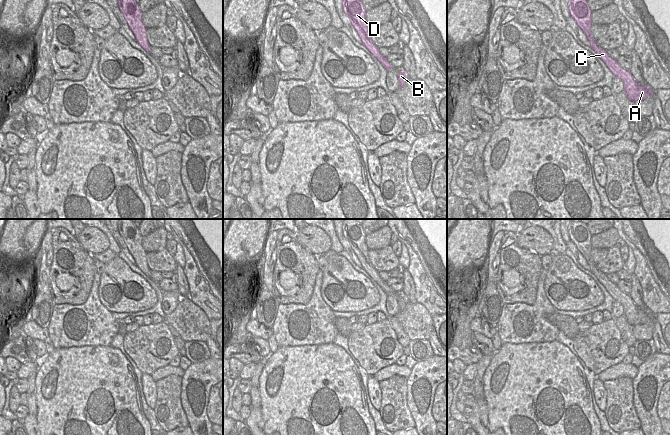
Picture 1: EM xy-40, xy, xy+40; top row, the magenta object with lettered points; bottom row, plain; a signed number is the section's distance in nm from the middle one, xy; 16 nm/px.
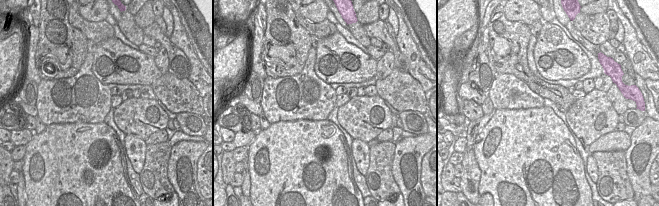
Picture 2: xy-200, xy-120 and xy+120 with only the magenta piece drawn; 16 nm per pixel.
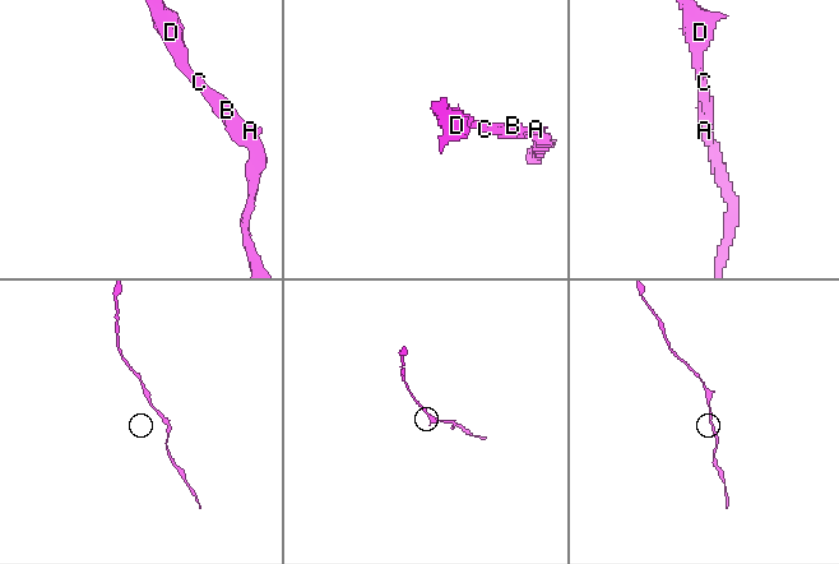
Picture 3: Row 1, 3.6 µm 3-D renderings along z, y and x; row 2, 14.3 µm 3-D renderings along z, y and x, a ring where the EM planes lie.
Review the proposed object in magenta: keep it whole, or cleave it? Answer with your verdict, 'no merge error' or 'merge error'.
no merge error

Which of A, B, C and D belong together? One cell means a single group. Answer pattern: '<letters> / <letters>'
A B C D

